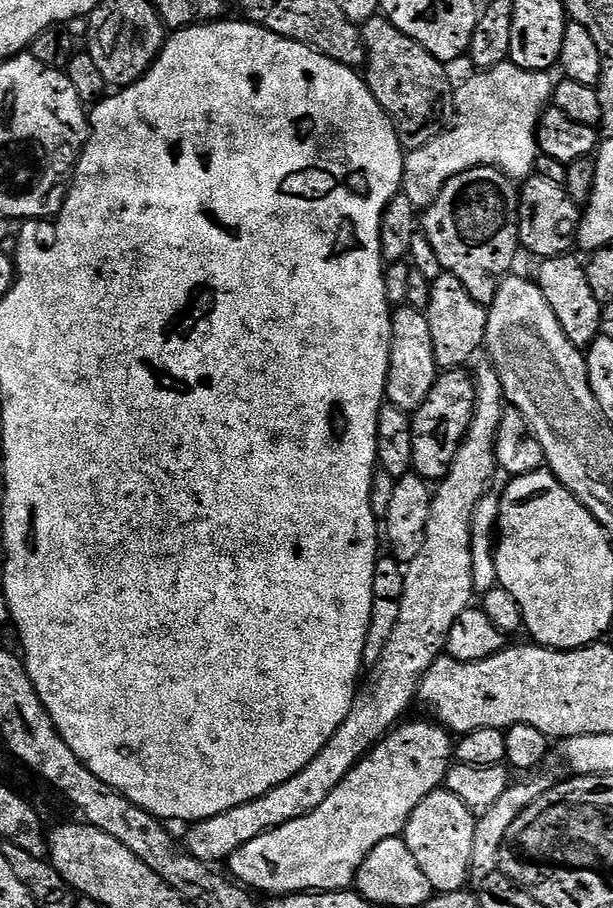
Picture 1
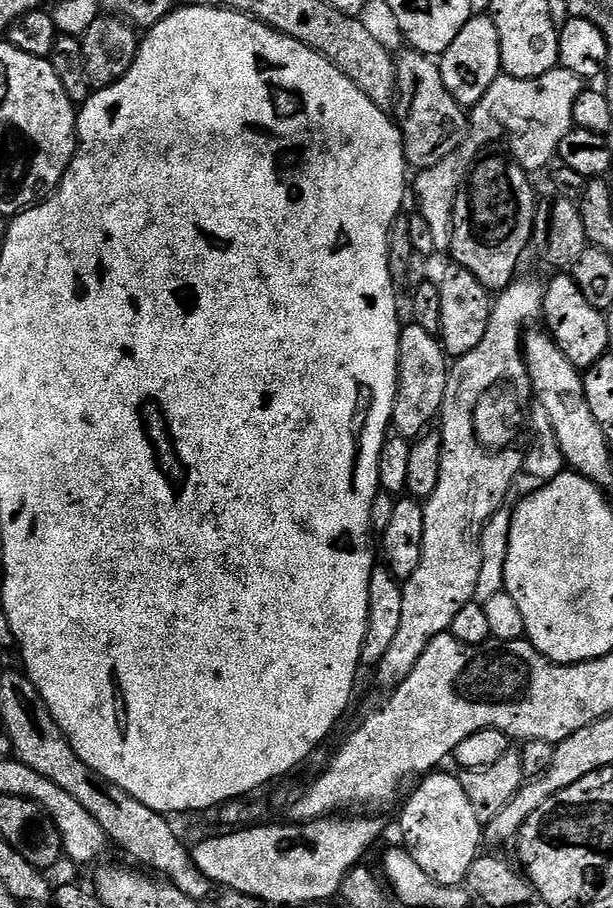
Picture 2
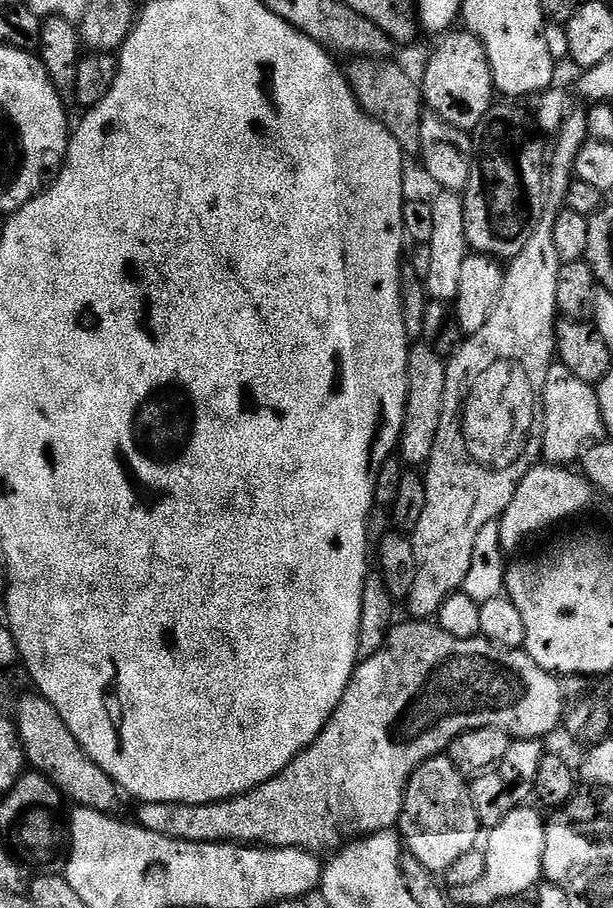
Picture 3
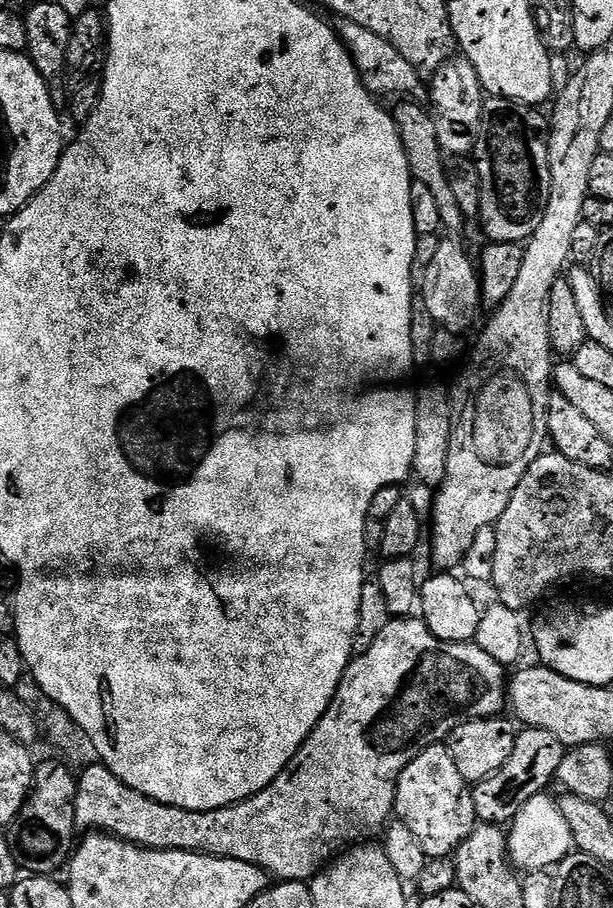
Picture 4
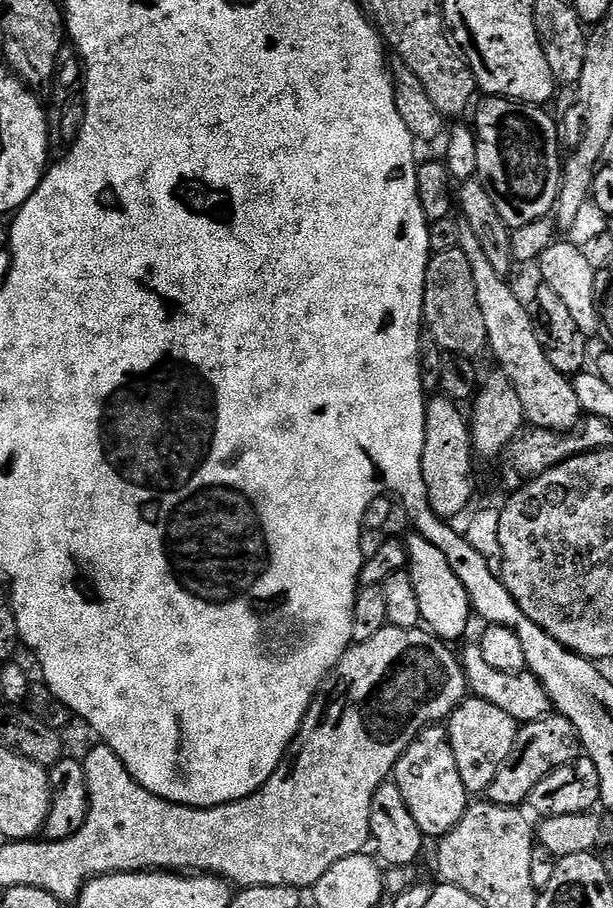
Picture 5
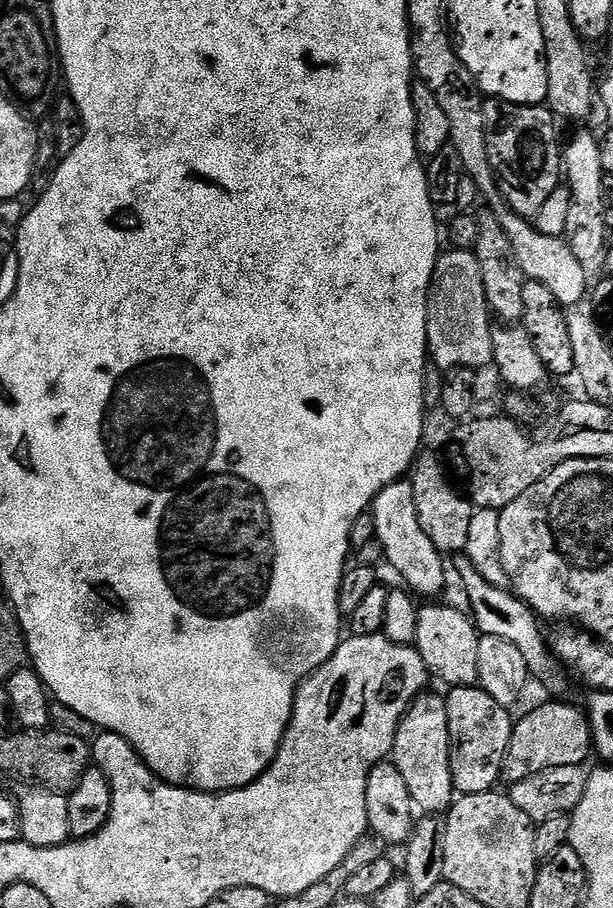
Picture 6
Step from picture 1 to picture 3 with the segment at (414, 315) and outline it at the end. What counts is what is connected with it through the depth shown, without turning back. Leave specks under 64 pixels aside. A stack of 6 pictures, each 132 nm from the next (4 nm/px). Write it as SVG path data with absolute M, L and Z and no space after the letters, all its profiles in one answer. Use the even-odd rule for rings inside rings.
M416 342L408 350L408 397L404 407L404 425L400 431L398 456L405 465L427 465L432 456L434 442L438 438L438 426L442 418L442 406L446 394L445 357L427 342Z

